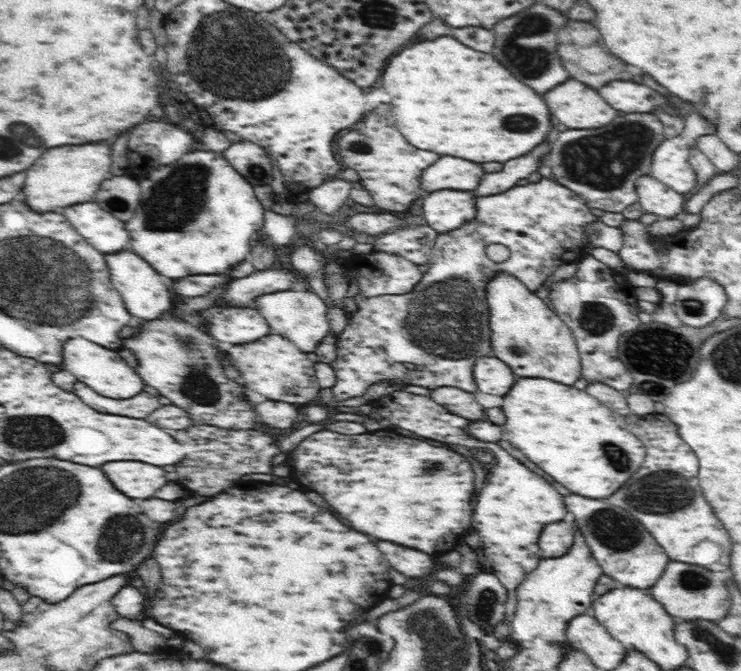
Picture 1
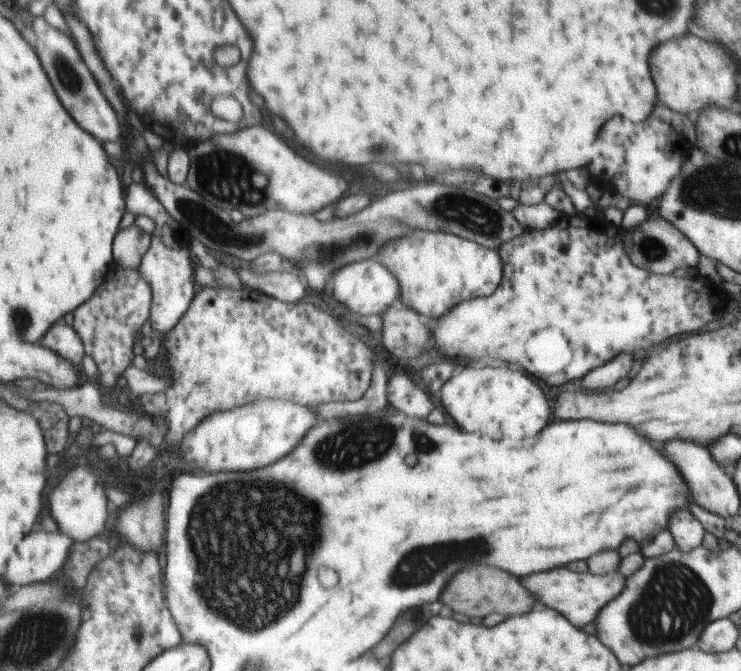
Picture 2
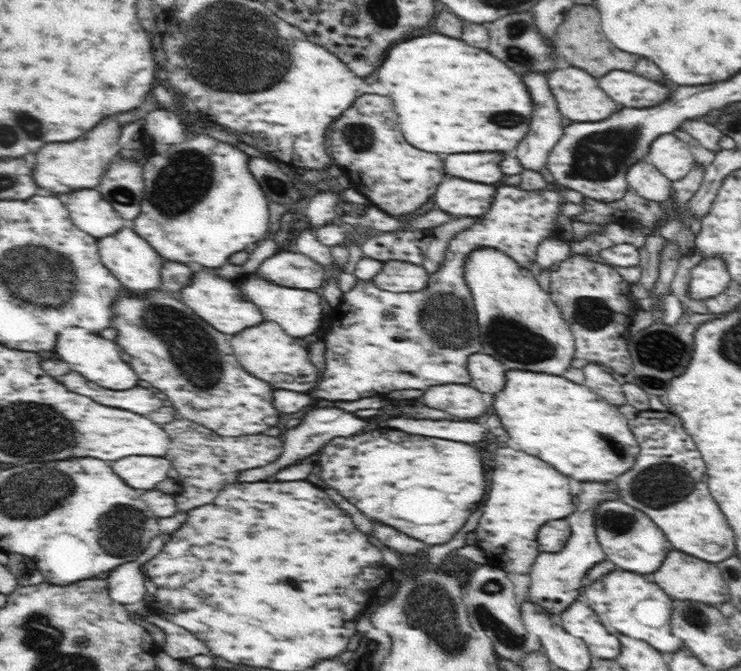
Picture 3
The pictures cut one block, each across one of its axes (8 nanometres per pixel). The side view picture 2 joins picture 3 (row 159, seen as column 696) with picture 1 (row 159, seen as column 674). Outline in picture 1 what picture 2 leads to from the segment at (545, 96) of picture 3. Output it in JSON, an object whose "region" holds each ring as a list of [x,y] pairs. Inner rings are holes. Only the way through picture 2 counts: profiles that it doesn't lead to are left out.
{"region":[[[548,140],[542,141],[540,145],[530,152],[524,154],[522,158],[510,160],[504,164],[502,172],[496,174],[486,174],[478,186],[478,190],[474,190],[476,196],[490,196],[490,194],[498,194],[502,190],[508,190],[510,186],[516,186],[518,180],[528,178],[532,172],[538,170],[538,164],[542,158],[549,156],[551,144]]]}

